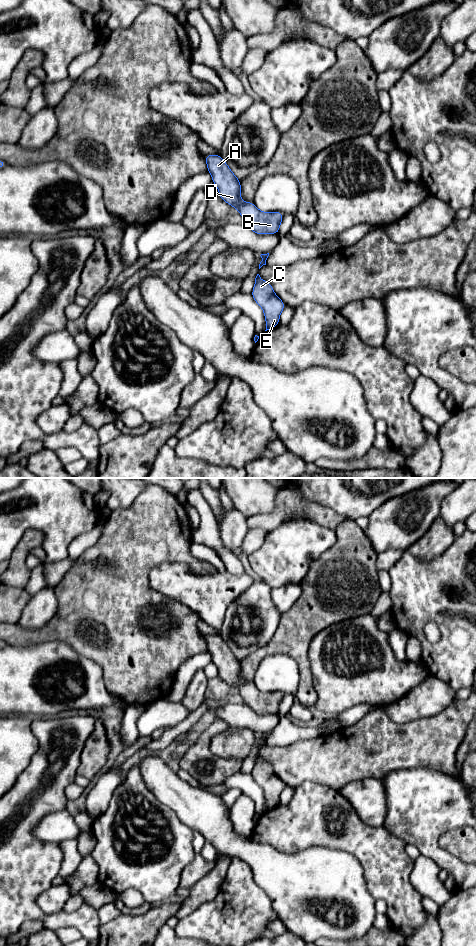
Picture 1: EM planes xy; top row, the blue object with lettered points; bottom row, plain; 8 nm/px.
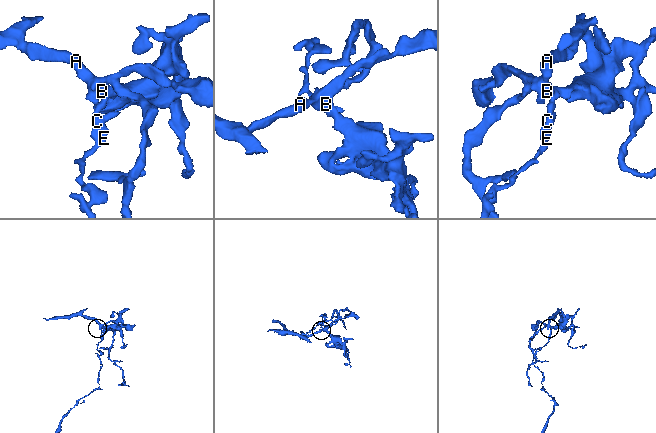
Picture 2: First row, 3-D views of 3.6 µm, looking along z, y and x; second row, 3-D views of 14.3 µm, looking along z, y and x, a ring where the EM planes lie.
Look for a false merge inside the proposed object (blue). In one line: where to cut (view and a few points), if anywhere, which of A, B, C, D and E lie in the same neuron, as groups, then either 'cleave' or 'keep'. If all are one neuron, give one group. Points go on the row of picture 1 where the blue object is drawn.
cut none; groups A B C D E; keep

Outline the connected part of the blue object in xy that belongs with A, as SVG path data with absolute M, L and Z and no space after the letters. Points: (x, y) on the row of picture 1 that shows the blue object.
M219 154L204 155L207 171L219 190L219 197L236 208L244 224L255 234L279 234L284 217L282 212L261 212L253 202L243 202L240 198L241 183Z

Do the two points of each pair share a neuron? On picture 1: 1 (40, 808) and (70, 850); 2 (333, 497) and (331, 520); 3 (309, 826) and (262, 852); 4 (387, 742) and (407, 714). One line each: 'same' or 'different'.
1: different
2: different
3: different
4: different

